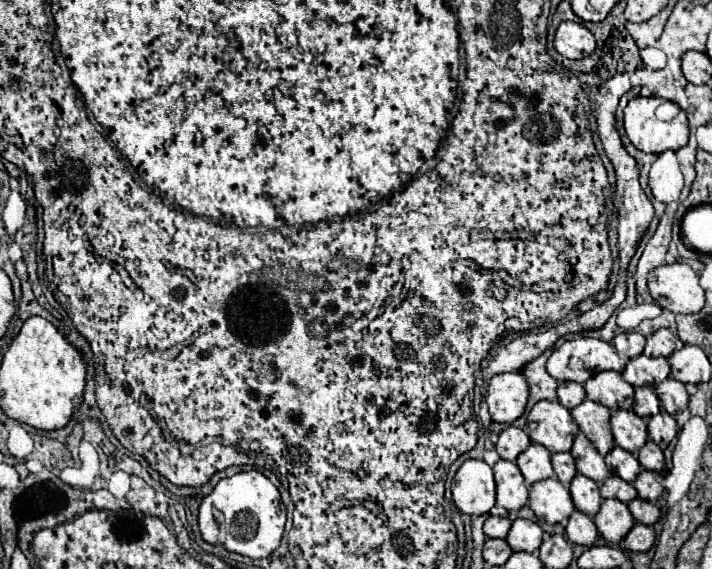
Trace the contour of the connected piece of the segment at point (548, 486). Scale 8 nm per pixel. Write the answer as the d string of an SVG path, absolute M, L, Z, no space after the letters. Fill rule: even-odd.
M556 478L540 480L530 486L530 510L548 524L558 524L574 512L570 490Z

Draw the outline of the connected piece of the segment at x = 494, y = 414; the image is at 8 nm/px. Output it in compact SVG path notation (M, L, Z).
M520 372L496 374L486 392L486 406L492 422L510 424L524 414L528 400L528 382Z

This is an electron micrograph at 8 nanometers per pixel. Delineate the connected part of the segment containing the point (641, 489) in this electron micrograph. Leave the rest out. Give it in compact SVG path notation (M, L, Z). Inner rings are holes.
M642 470L638 474L638 478L634 480L634 488L638 490L638 496L648 500L648 502L656 502L662 492L664 492L664 486L662 486L662 474L660 472L650 472L650 470Z

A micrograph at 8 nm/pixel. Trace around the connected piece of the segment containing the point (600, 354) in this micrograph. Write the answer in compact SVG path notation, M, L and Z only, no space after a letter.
M572 338L556 348L548 360L548 374L556 380L584 384L596 370L624 370L624 360L610 342L598 338Z

